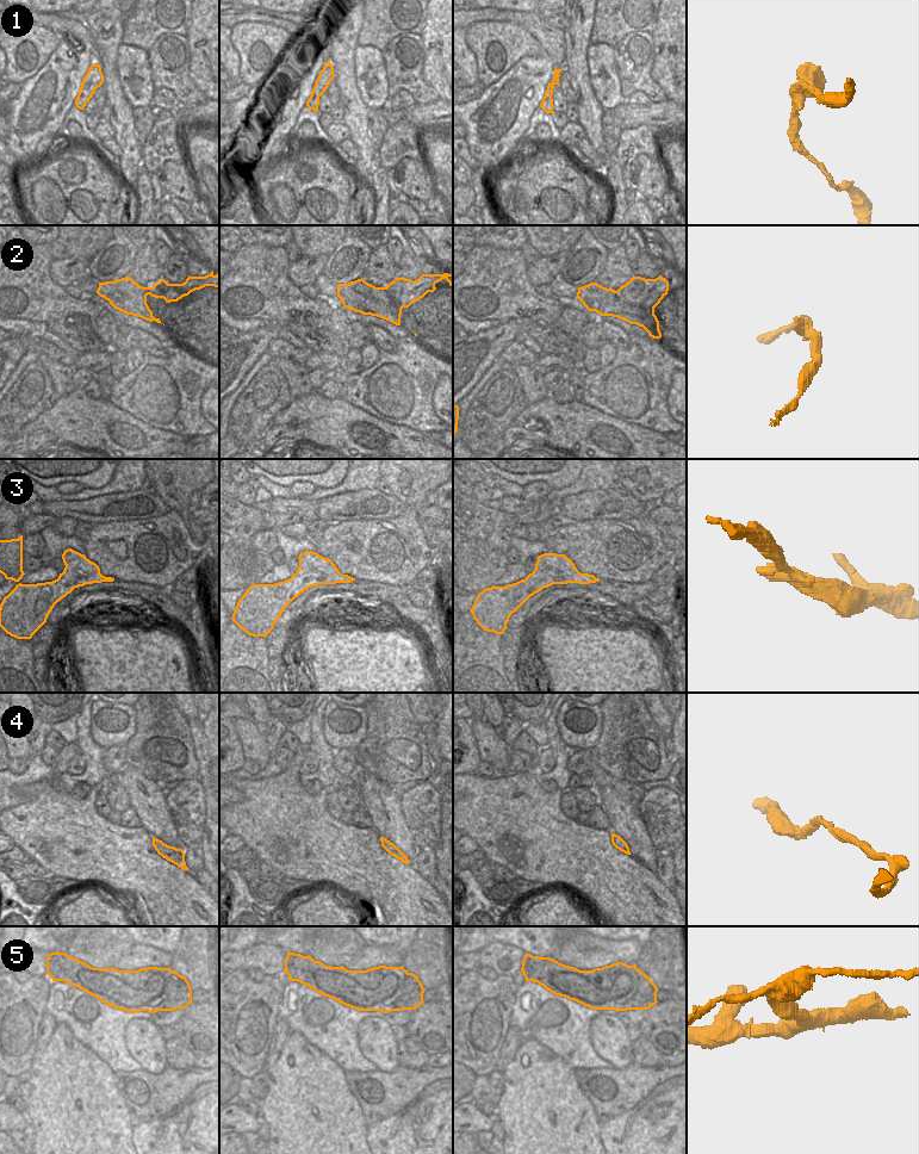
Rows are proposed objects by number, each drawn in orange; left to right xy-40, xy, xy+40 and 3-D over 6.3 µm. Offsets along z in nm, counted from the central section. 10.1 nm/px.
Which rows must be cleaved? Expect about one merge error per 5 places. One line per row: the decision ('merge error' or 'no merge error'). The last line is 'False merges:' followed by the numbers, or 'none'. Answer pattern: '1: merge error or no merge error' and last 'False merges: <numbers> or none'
1: no merge error
2: merge error
3: no merge error
4: no merge error
5: merge error
False merges: 2, 5

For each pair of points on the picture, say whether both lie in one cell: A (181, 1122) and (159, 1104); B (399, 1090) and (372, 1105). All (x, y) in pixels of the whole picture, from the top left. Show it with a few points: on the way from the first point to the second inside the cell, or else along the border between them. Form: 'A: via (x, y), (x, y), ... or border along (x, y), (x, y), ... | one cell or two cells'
A: border along (191, 1094), (169, 1114), (148, 1120), (144, 1123) | two cells
B: via (392, 1092), (379, 1098) | one cell

